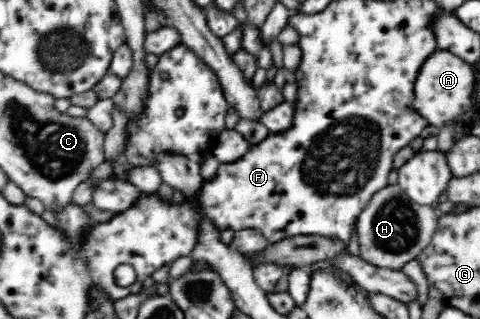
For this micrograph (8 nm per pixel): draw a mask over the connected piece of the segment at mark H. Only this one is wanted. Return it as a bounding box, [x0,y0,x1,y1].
[357,184,437,270]

